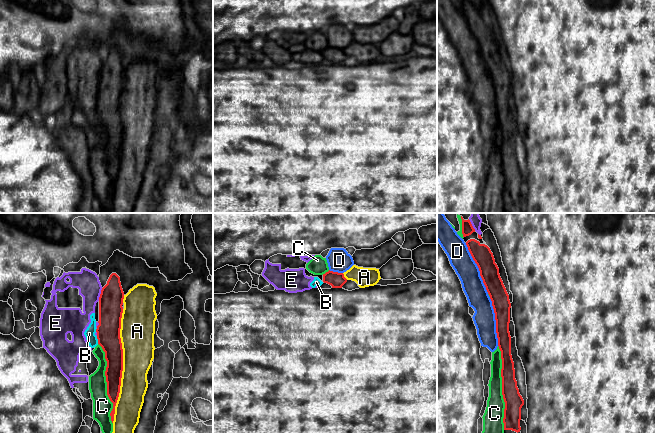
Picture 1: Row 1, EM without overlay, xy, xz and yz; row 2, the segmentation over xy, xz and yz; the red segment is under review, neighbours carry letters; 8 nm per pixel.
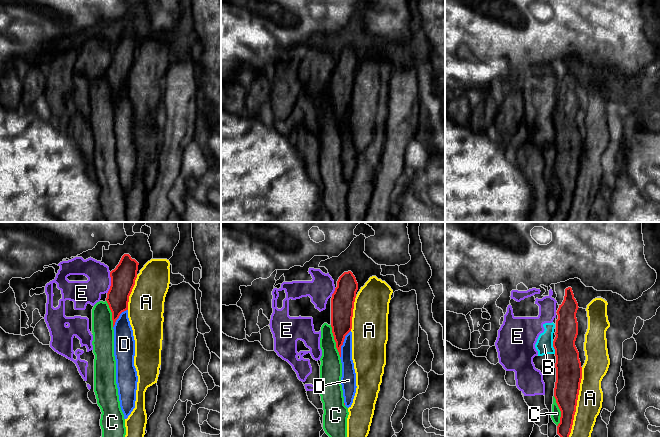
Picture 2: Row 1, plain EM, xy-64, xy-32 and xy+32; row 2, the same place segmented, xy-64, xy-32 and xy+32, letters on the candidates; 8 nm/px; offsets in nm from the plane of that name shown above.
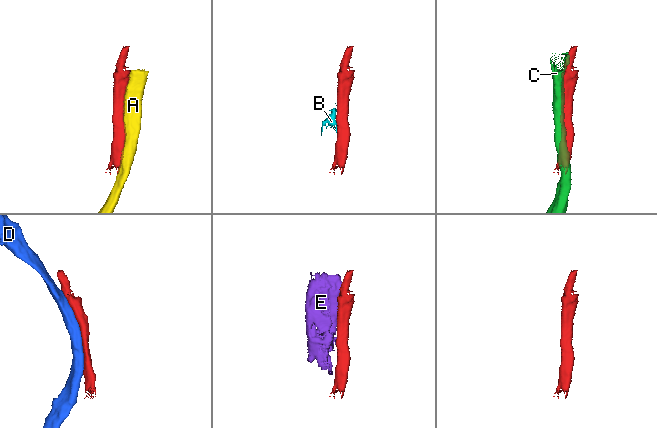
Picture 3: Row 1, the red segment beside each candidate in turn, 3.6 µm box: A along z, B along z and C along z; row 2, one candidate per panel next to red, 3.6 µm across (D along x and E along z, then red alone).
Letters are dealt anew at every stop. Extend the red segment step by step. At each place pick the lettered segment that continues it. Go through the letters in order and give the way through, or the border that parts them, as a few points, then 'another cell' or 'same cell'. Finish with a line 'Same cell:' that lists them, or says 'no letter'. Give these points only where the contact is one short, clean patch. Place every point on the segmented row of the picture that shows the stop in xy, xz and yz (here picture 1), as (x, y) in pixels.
A: another cell
B: along xy (96, 336), (98, 343) | another cell
C: another cell
D: another cell
E: another cell
Same cell: no letter

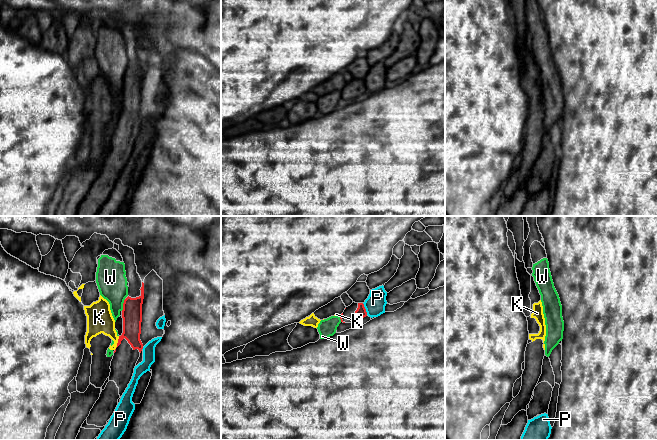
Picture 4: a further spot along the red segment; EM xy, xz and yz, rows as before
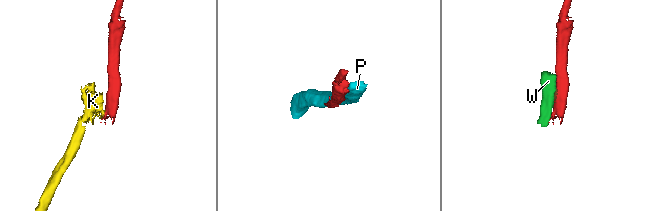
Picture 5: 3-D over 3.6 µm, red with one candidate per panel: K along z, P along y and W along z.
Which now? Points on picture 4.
K: along xy (119, 336), (117, 346), (114, 349) | another cell
P: another cell
W: another cell
Same cell: no letter

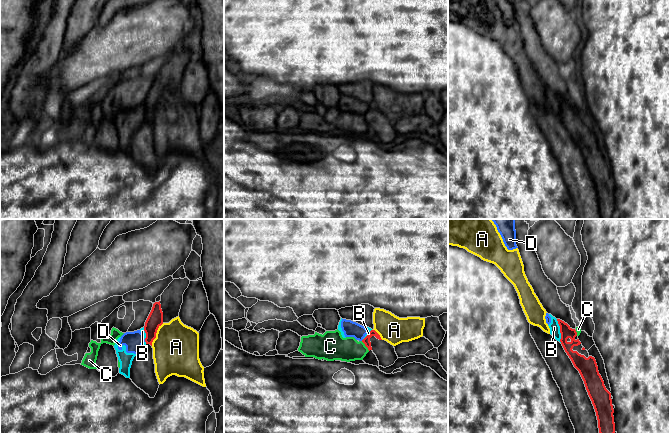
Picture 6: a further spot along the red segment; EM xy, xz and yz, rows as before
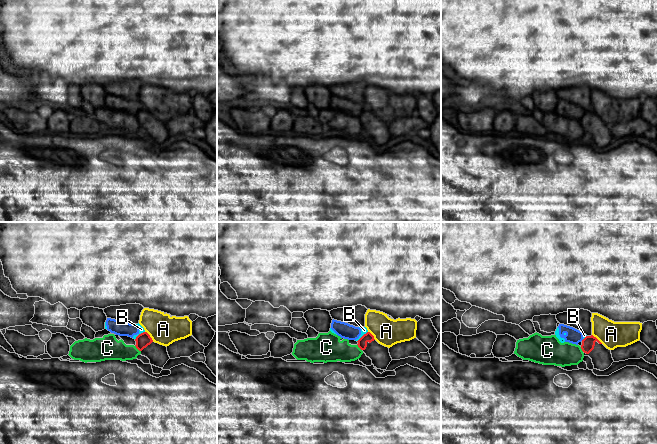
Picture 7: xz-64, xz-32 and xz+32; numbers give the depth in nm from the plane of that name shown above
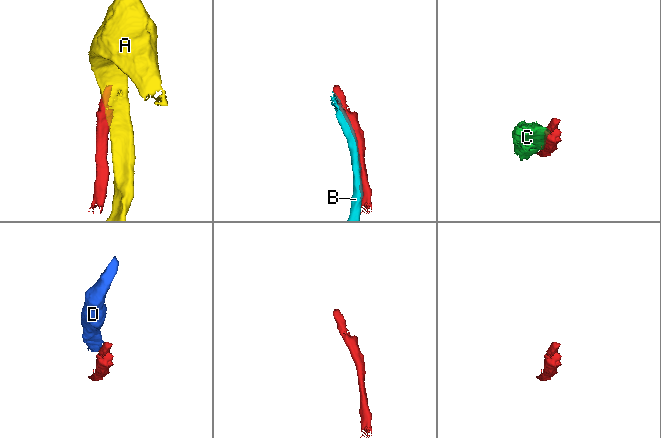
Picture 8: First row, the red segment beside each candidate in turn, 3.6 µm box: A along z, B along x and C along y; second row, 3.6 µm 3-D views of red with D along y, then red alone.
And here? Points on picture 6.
A: another cell
B: another cell
C: another cell
D: along xy (144, 339), (145, 341) | another cell
Same cell: no letter

